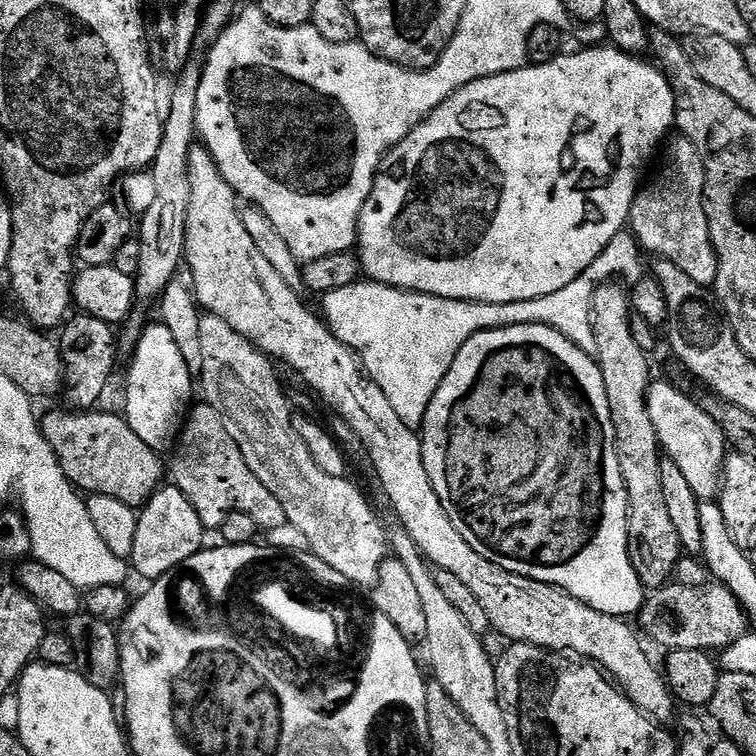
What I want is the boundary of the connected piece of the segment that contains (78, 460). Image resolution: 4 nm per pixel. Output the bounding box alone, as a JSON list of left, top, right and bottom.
[42,410,166,510]

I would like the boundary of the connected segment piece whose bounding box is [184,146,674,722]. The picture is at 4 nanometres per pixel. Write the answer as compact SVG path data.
M193 146L188 155L188 177L190 178L190 206L186 210L186 240L184 242L184 258L186 261L186 268L192 271L192 280L190 279L190 287L195 295L196 303L200 305L201 309L209 316L217 316L222 318L222 322L230 322L230 326L234 326L234 330L238 330L238 334L246 337L251 344L256 348L261 348L268 357L273 361L285 364L288 368L293 368L330 407L336 411L335 415L341 420L345 420L350 426L350 430L354 430L354 434L360 439L360 447L366 453L368 451L368 460L372 463L372 468L376 471L376 476L380 479L380 484L384 487L384 492L388 495L388 500L392 503L392 508L396 511L399 527L404 528L410 534L410 538L414 538L414 542L420 547L420 553L428 559L428 563L435 566L441 572L449 572L457 576L470 591L474 593L474 598L478 598L478 602L482 602L482 607L485 608L486 614L490 618L492 628L495 631L500 631L505 636L505 641L515 642L518 644L533 644L539 648L548 648L552 652L562 652L571 654L576 658L583 658L591 660L592 663L600 665L605 673L618 685L621 692L630 698L630 702L634 702L634 706L638 706L638 710L642 710L648 716L648 719L653 722L668 722L672 716L672 704L674 705L674 697L672 689L668 687L667 679L654 661L648 657L646 649L640 645L641 637L638 635L637 629L632 628L627 619L611 616L610 614L602 614L598 610L594 610L590 606L586 606L580 600L576 600L570 594L566 594L560 588L555 588L553 584L546 582L537 582L530 578L522 578L518 574L510 574L506 570L502 570L502 566L494 566L494 562L486 562L486 558L482 558L482 554L477 554L475 550L470 550L470 545L466 542L466 538L462 538L462 534L458 534L458 530L454 530L454 522L450 522L450 518L446 514L446 510L442 510L442 502L438 498L438 494L434 490L434 486L430 482L430 474L426 474L426 462L422 458L422 446L420 445L420 436L417 429L406 426L406 422L402 422L402 418L398 418L398 414L394 414L394 406L390 406L390 401L386 399L386 394L382 394L378 382L374 382L365 372L364 365L360 362L360 357L357 353L352 352L328 329L327 323L319 315L316 316L310 309L304 305L304 300L300 297L301 293L295 288L286 286L286 282L278 274L278 270L274 270L274 266L270 266L270 262L262 254L262 250L258 250L258 246L254 246L254 241L250 239L250 234L246 230L246 226L242 226L242 218L240 217L241 209L236 208L238 197L236 191L230 186L230 182L226 182L226 178L222 174L222 170L218 170L216 159L213 158L207 148L203 146Z

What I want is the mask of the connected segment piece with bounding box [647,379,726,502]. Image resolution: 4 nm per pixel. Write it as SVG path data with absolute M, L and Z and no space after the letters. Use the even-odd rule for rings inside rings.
M653 379L648 386L650 422L654 422L657 445L667 459L678 462L678 470L690 482L690 490L702 502L715 501L724 475L726 441L718 422L710 418L703 403L691 400L680 388L664 380Z

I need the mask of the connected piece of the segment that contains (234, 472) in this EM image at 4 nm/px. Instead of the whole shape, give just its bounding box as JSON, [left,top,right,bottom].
[170,402,288,530]

